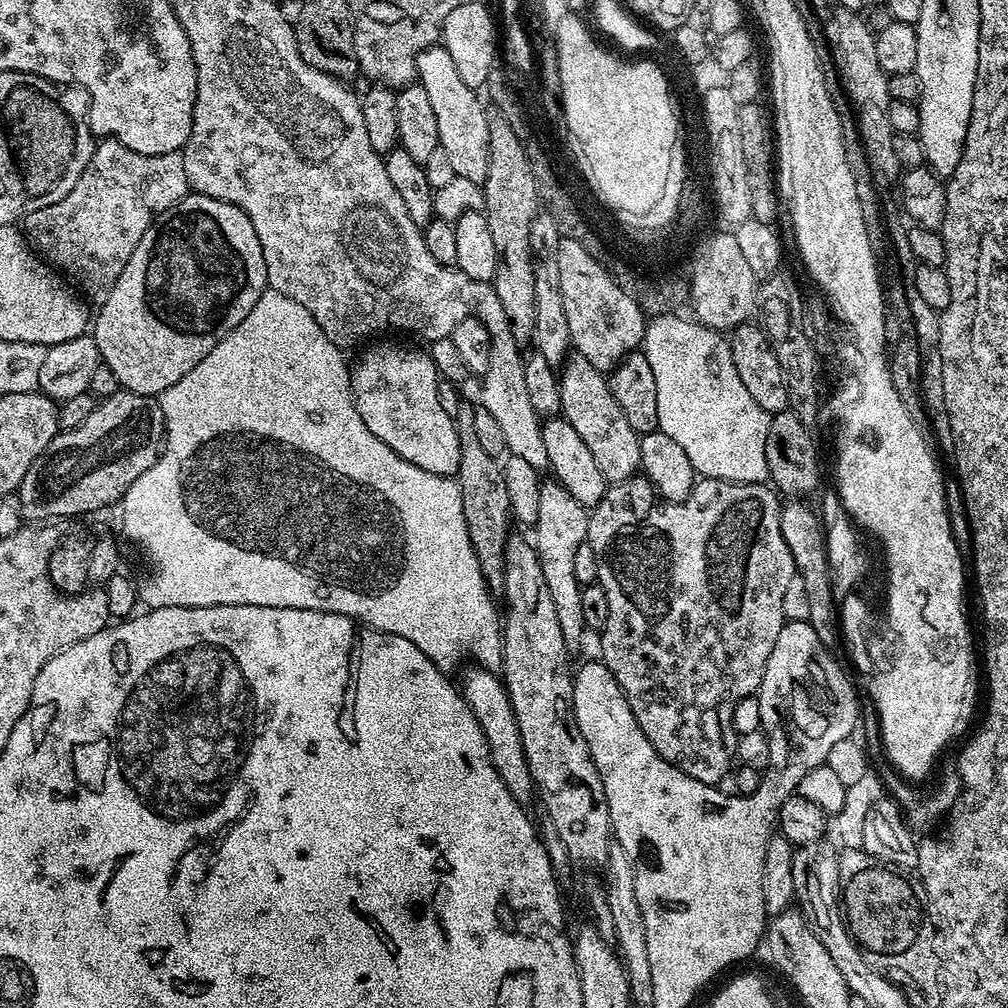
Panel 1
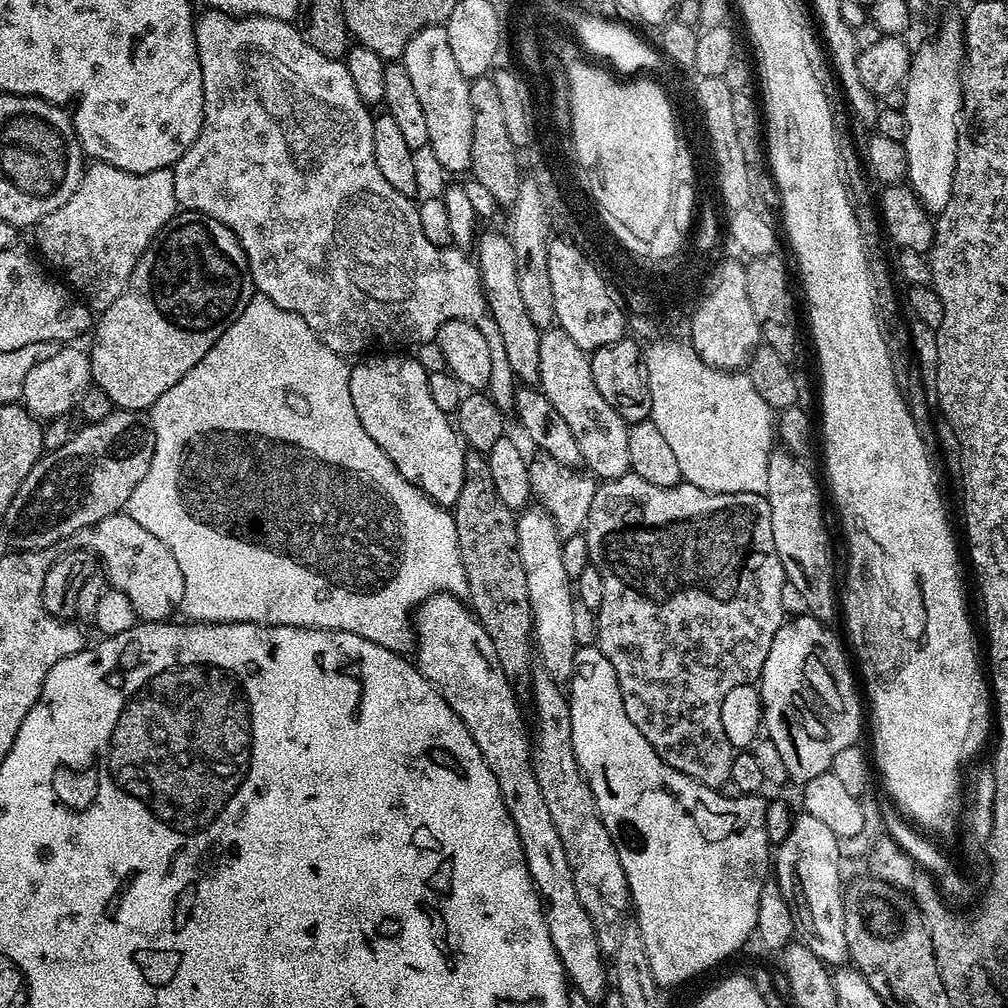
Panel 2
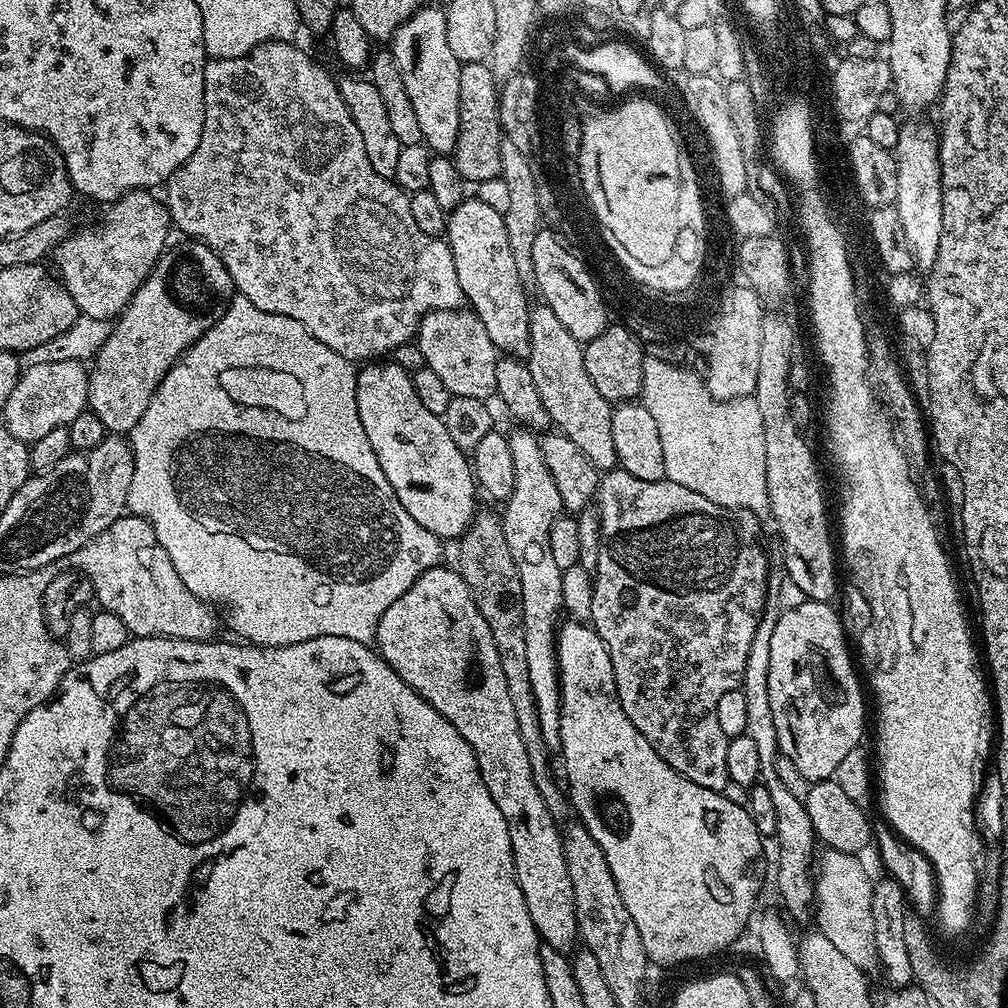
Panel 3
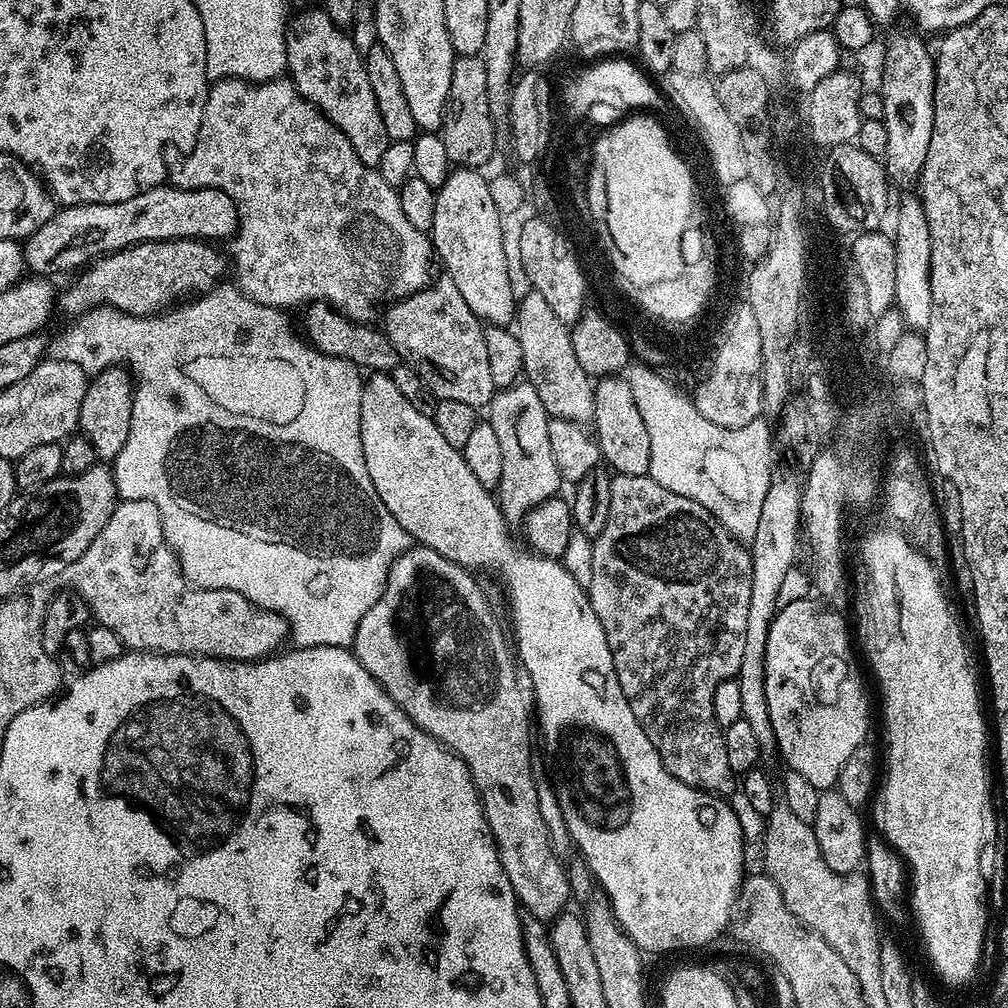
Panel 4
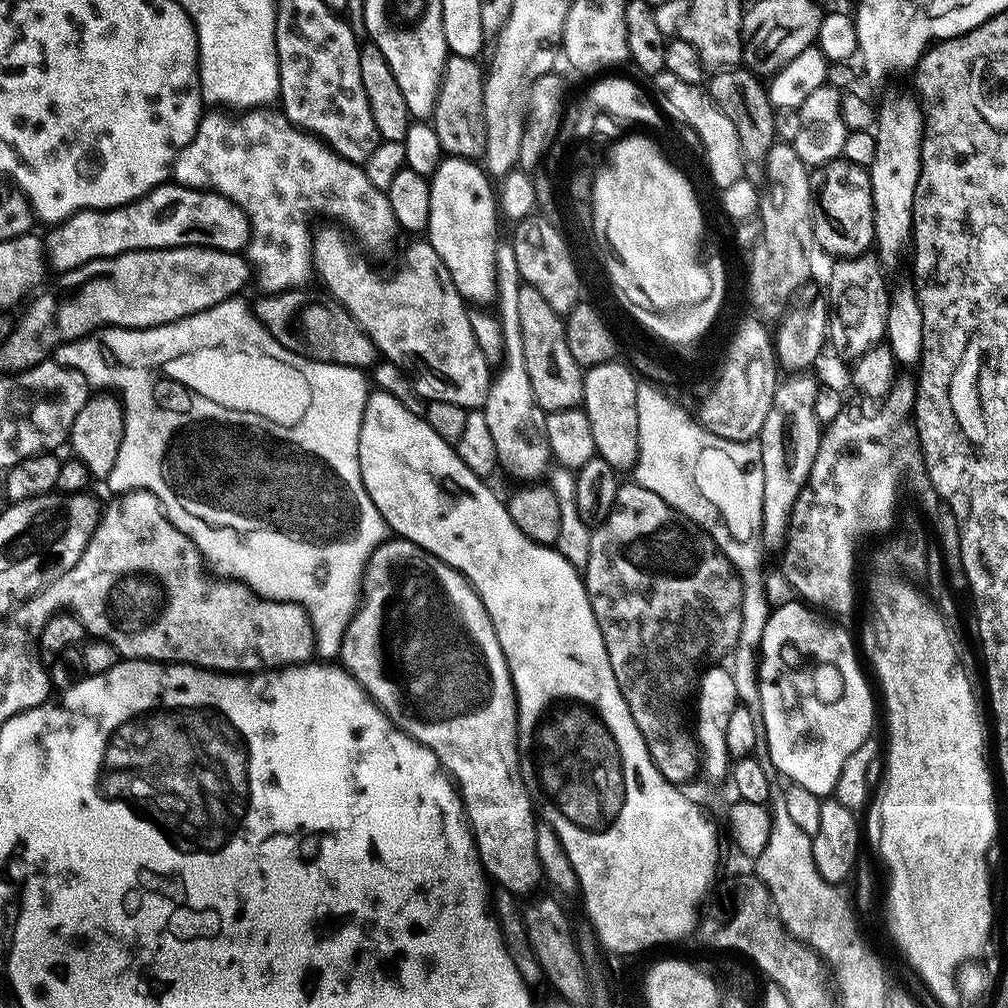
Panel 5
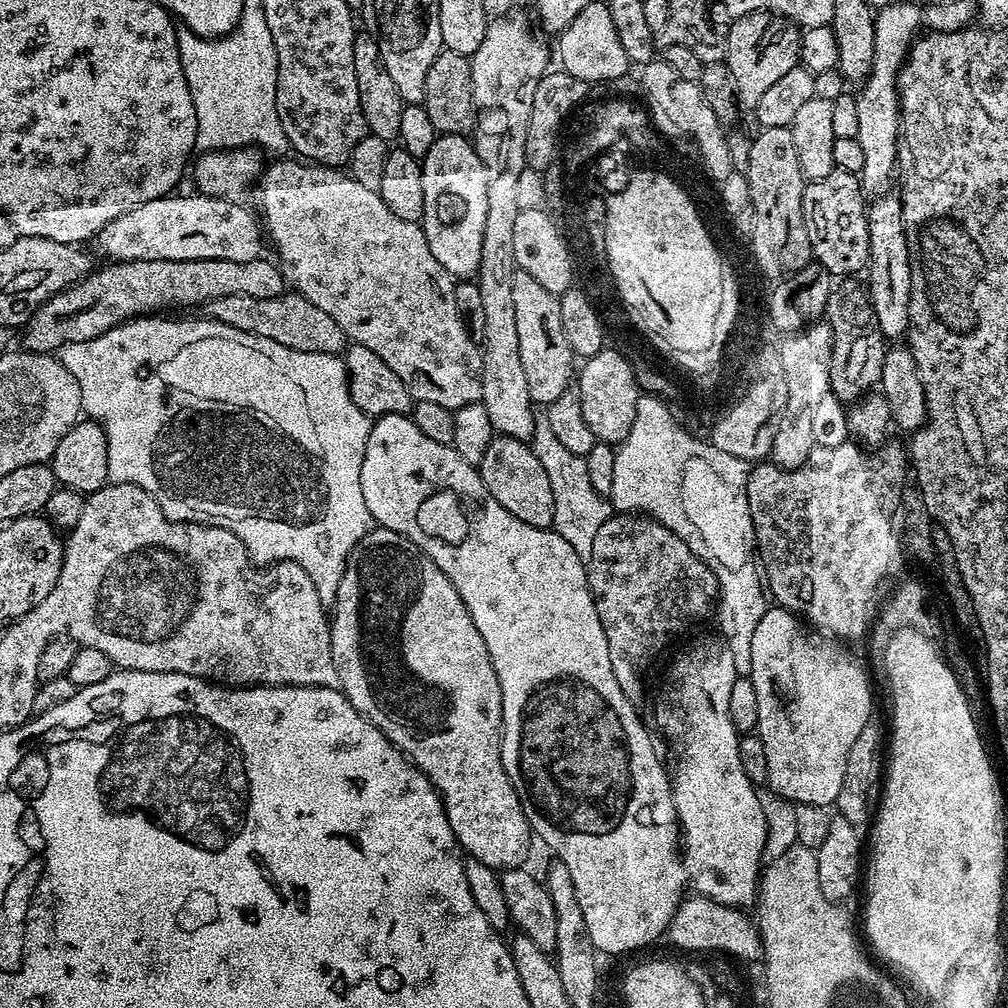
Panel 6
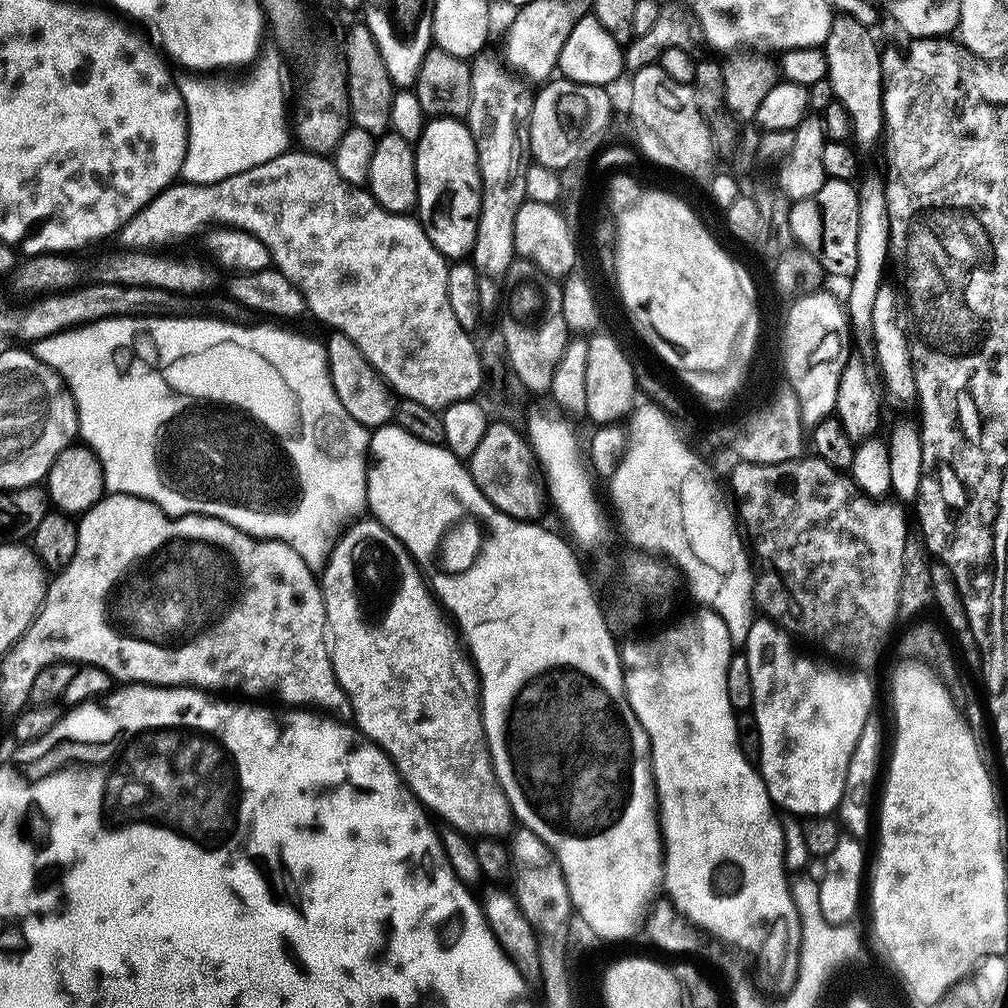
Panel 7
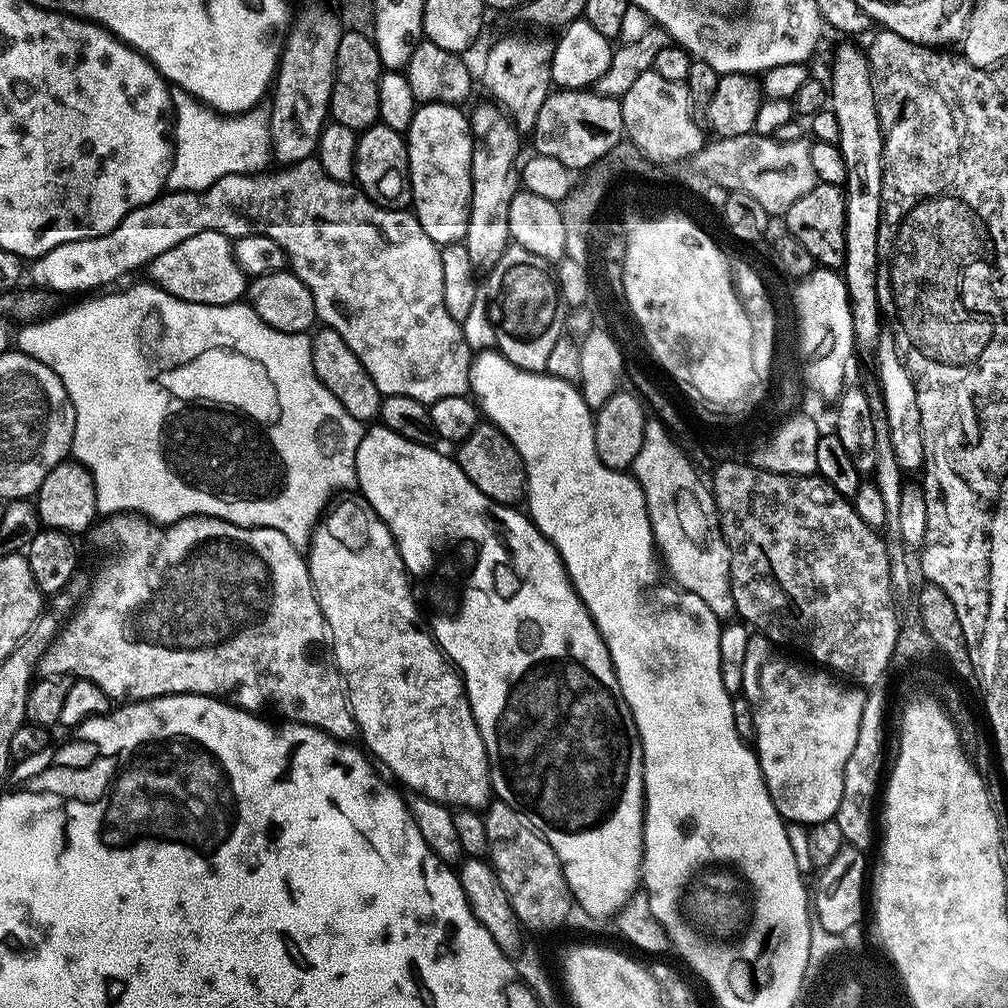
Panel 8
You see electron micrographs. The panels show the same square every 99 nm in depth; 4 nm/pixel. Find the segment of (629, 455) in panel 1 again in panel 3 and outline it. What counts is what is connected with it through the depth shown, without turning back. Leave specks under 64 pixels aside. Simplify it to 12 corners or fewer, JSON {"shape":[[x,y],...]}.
{"shape":[[550,306],[529,311],[526,363],[553,425],[603,474],[613,405]]}

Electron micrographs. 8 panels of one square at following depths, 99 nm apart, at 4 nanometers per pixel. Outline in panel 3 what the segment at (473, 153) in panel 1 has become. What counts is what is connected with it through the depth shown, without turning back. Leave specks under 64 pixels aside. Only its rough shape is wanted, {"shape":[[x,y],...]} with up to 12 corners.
{"shape":[[420,8],[390,41],[422,141],[458,138],[461,62],[444,8]]}

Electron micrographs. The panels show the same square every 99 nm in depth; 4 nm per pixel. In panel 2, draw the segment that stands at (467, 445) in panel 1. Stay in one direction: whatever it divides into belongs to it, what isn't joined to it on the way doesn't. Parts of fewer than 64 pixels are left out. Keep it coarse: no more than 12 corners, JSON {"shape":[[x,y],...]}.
{"shape":[[465,453],[452,513],[467,599],[525,687],[533,626],[516,514]]}

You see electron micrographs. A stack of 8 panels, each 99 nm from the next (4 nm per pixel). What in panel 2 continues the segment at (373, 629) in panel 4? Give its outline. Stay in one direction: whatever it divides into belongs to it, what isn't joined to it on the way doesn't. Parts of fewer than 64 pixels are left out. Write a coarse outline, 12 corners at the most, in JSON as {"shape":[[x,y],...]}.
{"shape":[[461,597],[415,609],[416,669],[478,742],[569,985],[606,953],[532,769],[518,692]]}

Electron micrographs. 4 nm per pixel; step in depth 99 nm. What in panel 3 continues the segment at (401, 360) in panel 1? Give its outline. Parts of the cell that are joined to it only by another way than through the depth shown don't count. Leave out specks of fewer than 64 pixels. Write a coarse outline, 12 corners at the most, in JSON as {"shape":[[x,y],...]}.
{"shape":[[401,364],[356,373],[362,430],[436,536],[478,511],[469,457]]}

